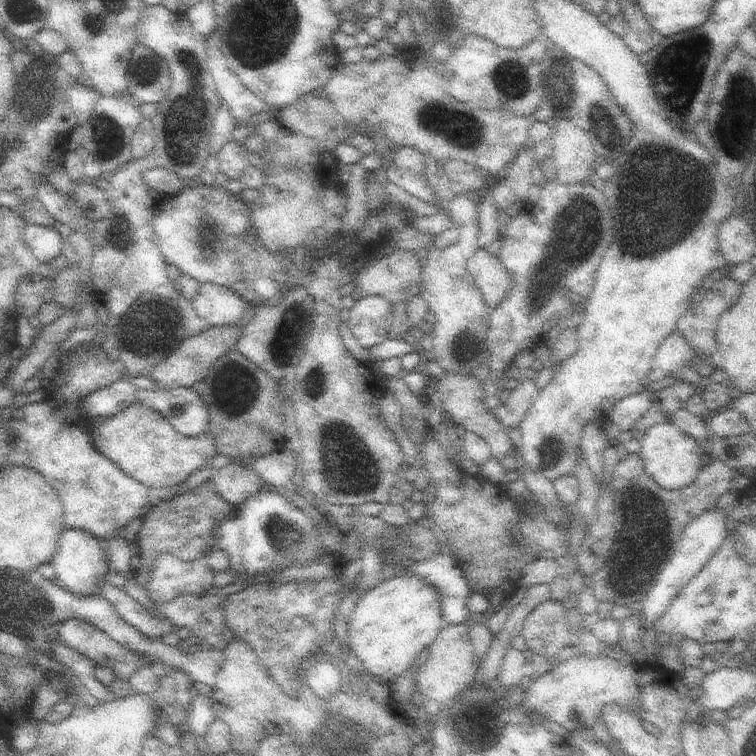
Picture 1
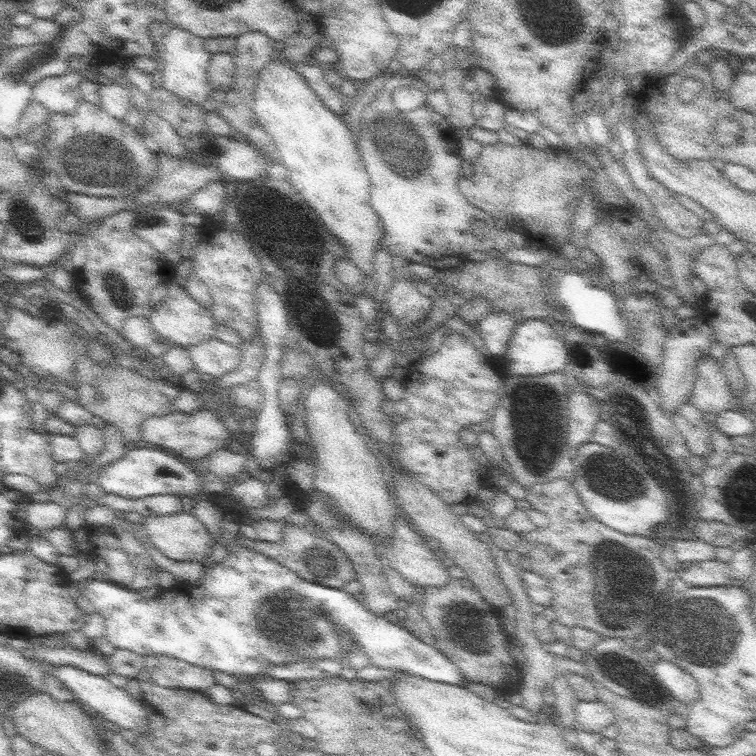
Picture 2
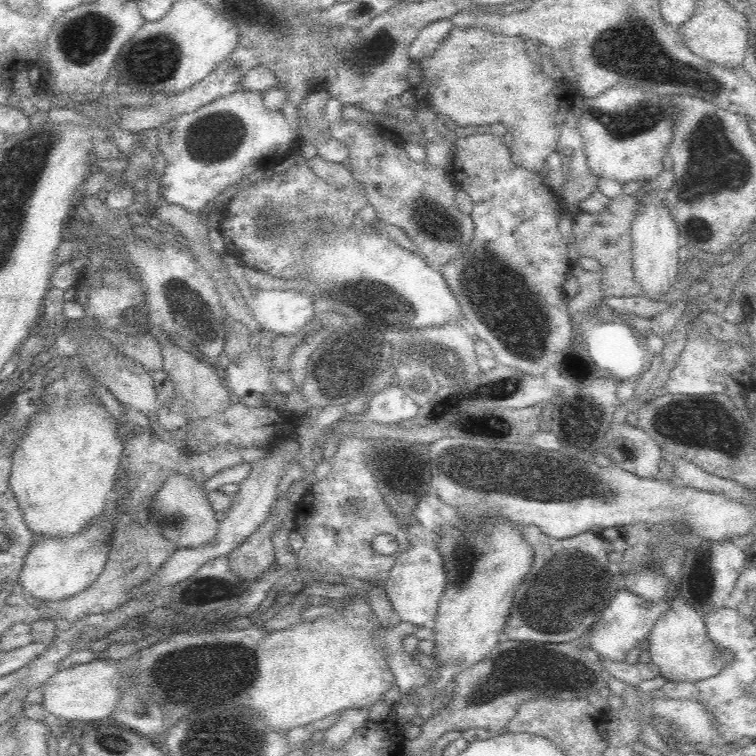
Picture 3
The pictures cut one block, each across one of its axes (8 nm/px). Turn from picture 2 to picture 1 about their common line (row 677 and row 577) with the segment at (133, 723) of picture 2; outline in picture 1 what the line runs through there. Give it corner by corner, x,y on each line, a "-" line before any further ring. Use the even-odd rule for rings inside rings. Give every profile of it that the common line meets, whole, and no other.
65,526
59,534
55,554
51,556
49,566
53,566
57,574
57,582
63,588
75,592
77,596
99,596
101,590
95,590
95,588
103,580
103,576
109,574
109,556
103,542
97,540
91,532

